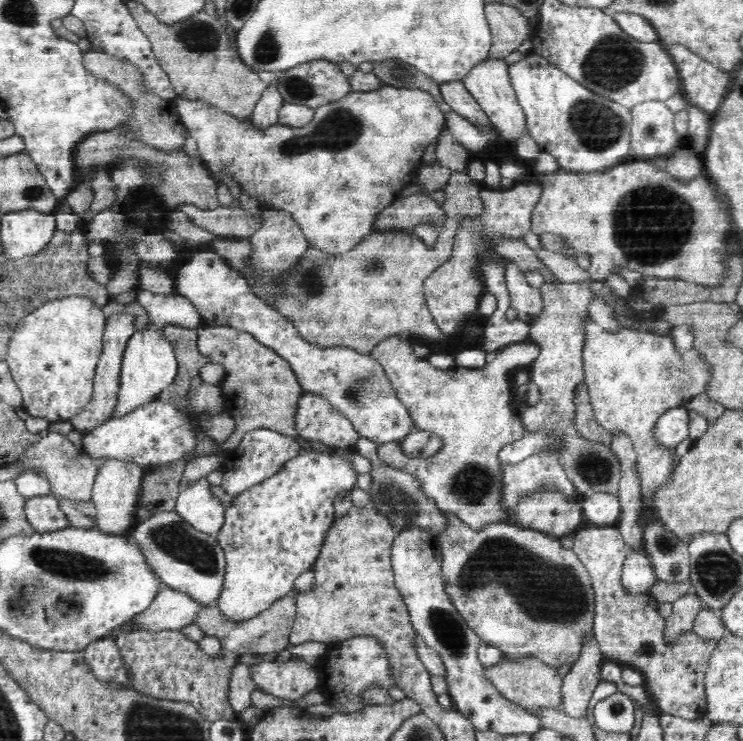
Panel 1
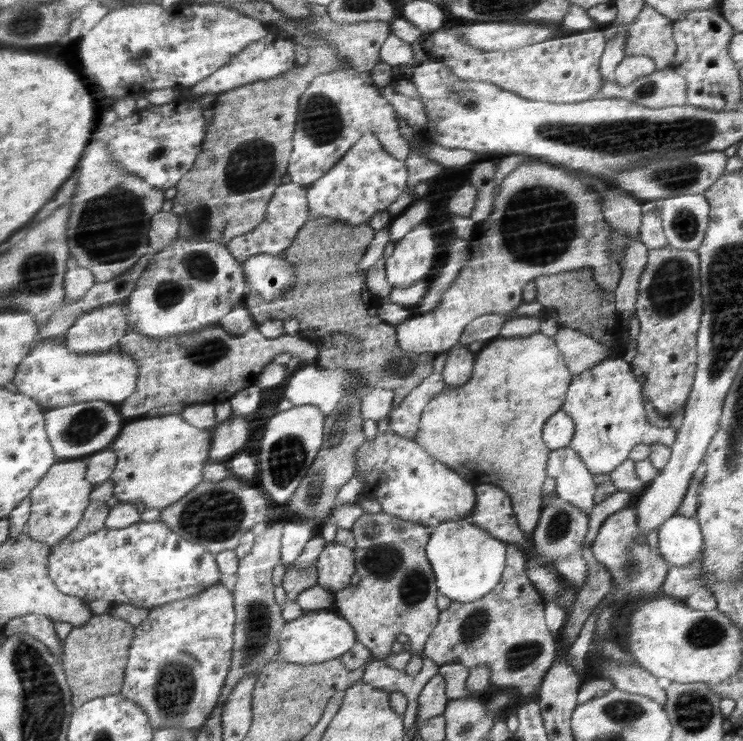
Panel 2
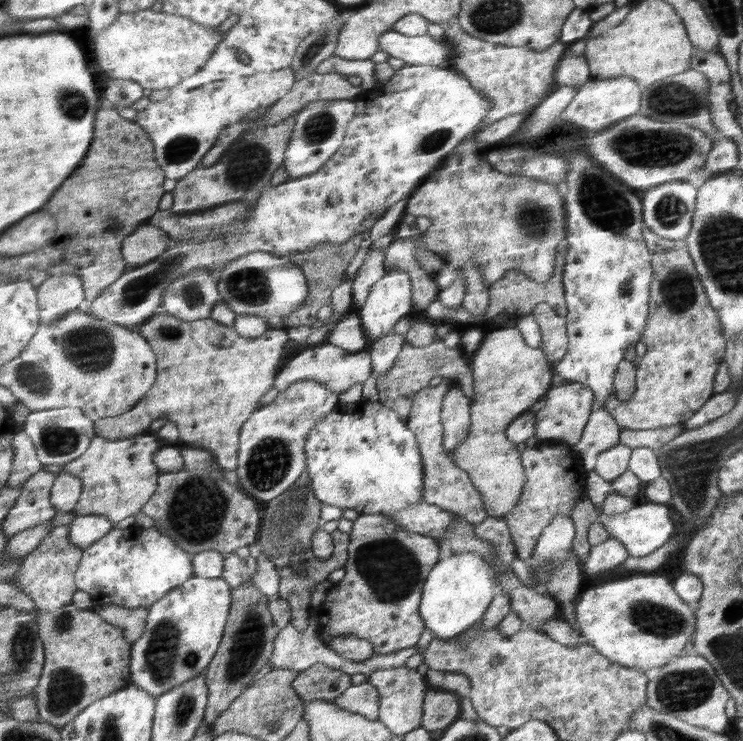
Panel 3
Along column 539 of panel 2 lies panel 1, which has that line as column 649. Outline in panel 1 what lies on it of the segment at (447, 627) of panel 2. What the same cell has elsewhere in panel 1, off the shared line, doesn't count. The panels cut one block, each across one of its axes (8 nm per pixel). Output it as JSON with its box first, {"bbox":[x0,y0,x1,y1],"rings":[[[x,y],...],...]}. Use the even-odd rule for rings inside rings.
{"bbox":[573,524,719,719],"rings":[[[585,524],[575,532],[573,552],[578,555],[582,564],[589,572],[592,588],[595,594],[595,626],[593,636],[600,645],[601,653],[608,661],[614,661],[619,665],[626,665],[636,669],[645,678],[644,686],[647,686],[652,699],[656,701],[660,714],[670,714],[685,719],[701,719],[707,714],[707,698],[705,693],[705,674],[707,673],[712,653],[719,645],[719,639],[703,639],[692,631],[686,631],[678,635],[674,640],[666,638],[667,619],[658,611],[659,603],[651,592],[641,592],[639,595],[622,588],[622,568],[630,549],[623,542],[616,525],[592,525]]]}

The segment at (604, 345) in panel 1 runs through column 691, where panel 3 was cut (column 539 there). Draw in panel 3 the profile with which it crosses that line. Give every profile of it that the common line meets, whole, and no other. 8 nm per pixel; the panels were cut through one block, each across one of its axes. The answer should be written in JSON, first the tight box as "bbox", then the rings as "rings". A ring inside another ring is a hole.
{"bbox":[451,326,553,520],"rings":[[[502,326],[488,333],[471,357],[471,362],[474,395],[470,398],[470,410],[473,424],[462,444],[454,447],[451,457],[455,466],[468,474],[482,498],[487,516],[505,520],[519,504],[527,484],[520,451],[517,443],[506,437],[506,426],[548,394],[553,386],[553,374],[544,351],[528,346],[516,327]]]}

